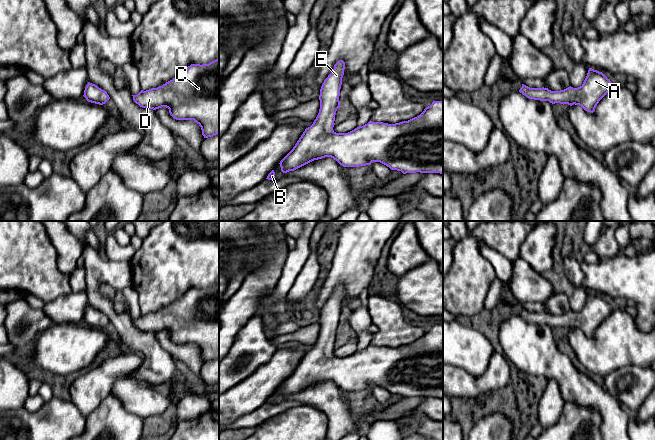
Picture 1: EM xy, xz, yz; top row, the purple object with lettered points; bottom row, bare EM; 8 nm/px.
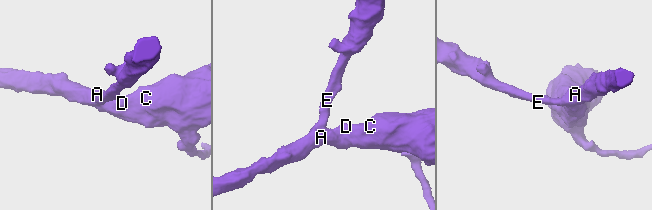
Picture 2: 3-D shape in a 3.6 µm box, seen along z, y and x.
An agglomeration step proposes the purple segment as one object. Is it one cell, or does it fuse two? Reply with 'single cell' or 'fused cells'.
single cell

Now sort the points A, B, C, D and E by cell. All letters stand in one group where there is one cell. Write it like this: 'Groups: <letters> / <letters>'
Groups: A B C D E

